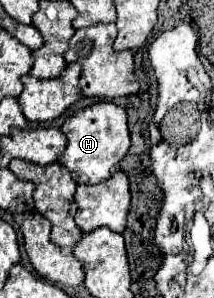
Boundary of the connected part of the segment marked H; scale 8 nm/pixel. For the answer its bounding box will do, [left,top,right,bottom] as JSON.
[60,102,130,184]

